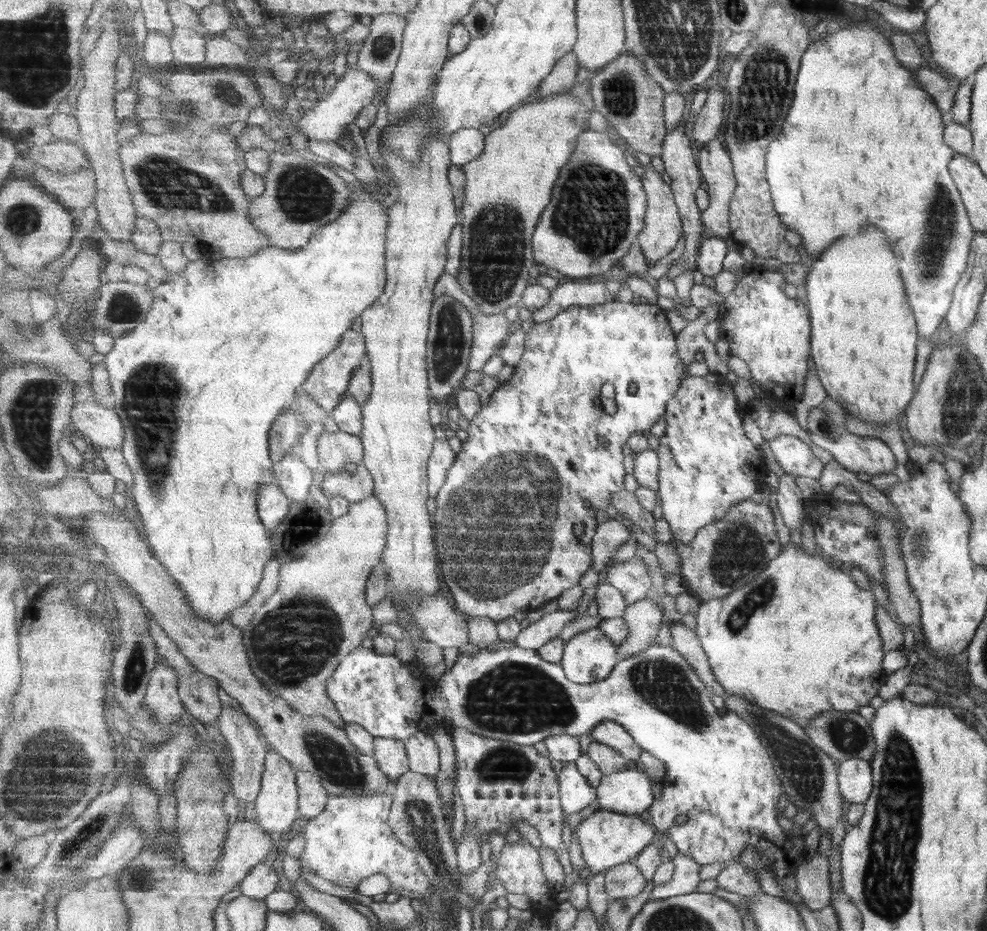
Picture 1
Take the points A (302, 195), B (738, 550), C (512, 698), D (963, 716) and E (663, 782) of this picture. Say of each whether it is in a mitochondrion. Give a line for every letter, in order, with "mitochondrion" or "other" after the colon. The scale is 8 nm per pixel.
A: mitochondrion
B: mitochondrion
C: mitochondrion
D: other
E: other

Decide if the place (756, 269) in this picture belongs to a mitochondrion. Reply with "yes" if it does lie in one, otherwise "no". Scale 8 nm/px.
no

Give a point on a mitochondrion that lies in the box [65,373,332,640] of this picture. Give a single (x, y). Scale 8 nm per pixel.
(305, 524)

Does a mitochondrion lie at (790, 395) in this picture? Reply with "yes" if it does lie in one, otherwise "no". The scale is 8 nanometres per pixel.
no

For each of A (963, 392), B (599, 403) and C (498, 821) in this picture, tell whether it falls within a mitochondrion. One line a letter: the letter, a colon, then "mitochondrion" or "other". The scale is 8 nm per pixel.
A: mitochondrion
B: other
C: other

